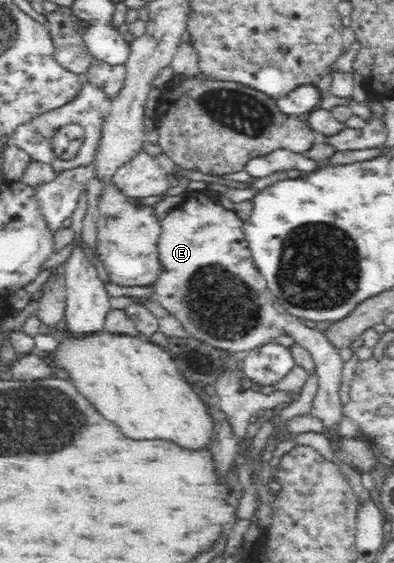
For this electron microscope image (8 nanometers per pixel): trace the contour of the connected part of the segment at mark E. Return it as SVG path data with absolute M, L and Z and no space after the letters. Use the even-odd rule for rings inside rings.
M203 190L189 192L180 206L170 210L159 221L161 232L157 251L161 269L156 282L152 285L153 299L180 321L192 342L195 344L206 342L214 348L221 348L238 356L242 356L246 351L276 342L276 338L284 334L290 336L294 344L308 351L315 362L319 387L312 402L311 414L323 423L323 432L326 437L337 436L339 435L337 426L344 415L342 402L340 402L342 368L348 363L340 358L338 347L332 344L321 330L306 327L301 319L284 311L277 298L270 292L267 280L255 265L247 236L244 234L244 223L245 221L238 218L234 211L224 208L215 198L206 195Z

